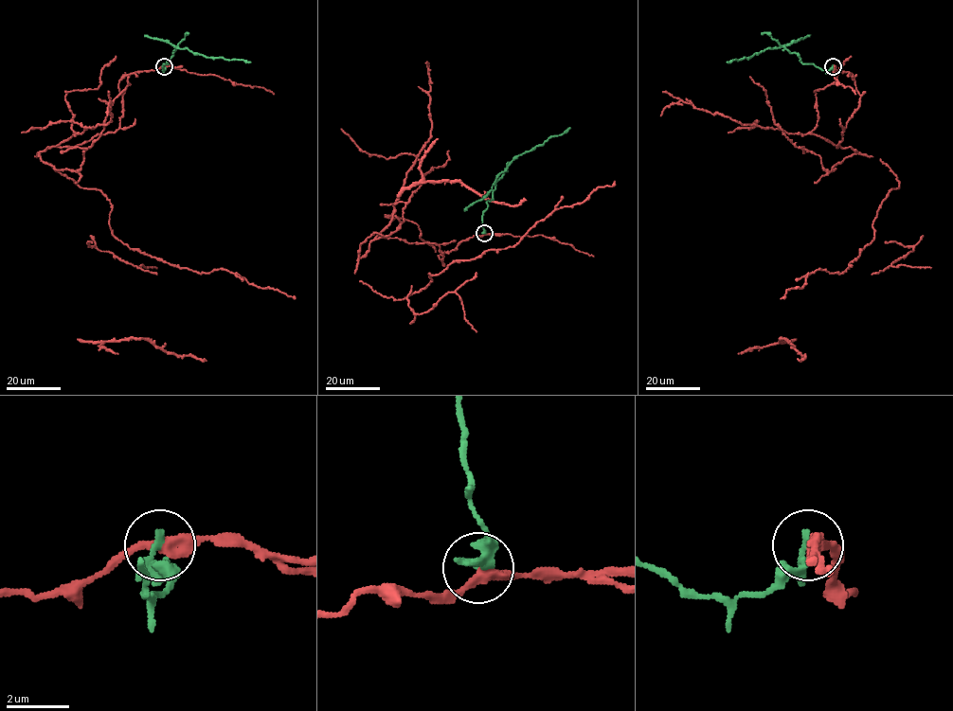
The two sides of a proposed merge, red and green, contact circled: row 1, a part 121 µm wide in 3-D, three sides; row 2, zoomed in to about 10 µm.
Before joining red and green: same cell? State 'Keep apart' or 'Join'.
Keep apart

